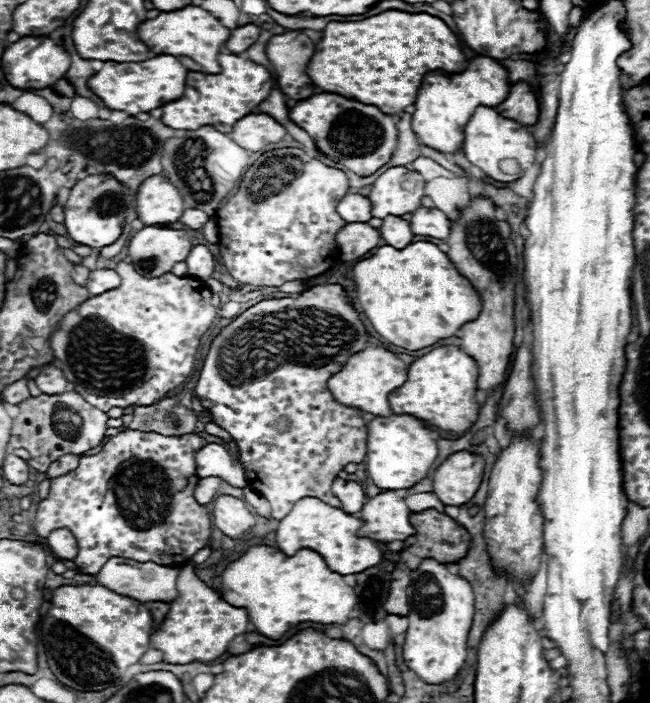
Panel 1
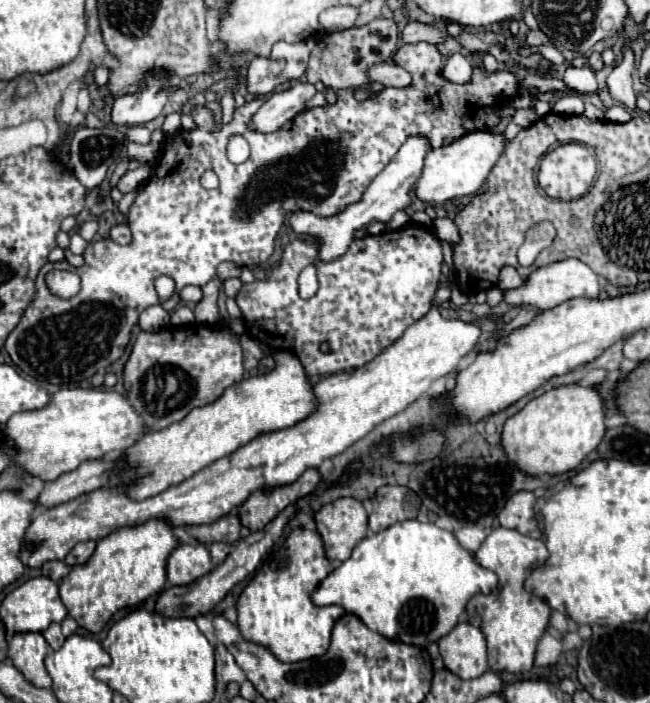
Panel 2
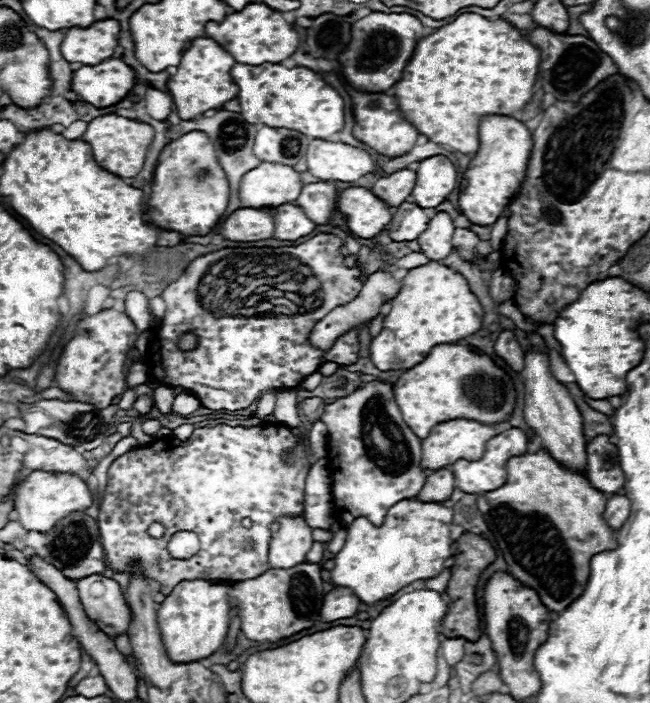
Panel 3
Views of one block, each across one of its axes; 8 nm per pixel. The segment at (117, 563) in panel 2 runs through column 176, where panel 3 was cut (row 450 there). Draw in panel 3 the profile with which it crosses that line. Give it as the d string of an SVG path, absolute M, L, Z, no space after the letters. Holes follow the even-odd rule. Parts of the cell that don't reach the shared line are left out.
M546 450L510 458L506 472L508 480L504 486L480 494L476 498L476 506L494 534L494 542L498 544L496 548L508 564L508 572L534 588L548 610L562 612L584 592L590 576L590 558L598 552L616 548L616 534L604 522L606 498L600 490L590 486L586 476L568 472Z

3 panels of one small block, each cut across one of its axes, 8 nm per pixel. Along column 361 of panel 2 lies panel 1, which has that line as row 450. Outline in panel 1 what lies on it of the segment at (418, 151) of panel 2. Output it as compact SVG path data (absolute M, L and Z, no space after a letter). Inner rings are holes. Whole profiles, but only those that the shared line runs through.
M208 444L202 450L198 450L196 464L198 464L200 478L218 476L218 478L230 482L230 486L236 486L236 488L248 486L248 470L222 444Z

